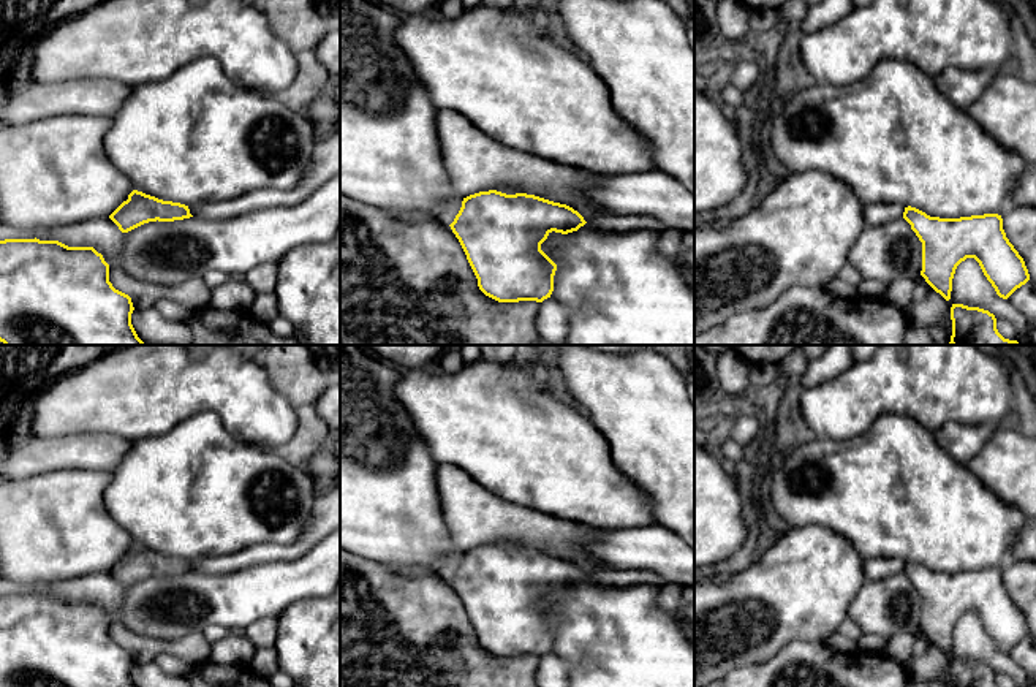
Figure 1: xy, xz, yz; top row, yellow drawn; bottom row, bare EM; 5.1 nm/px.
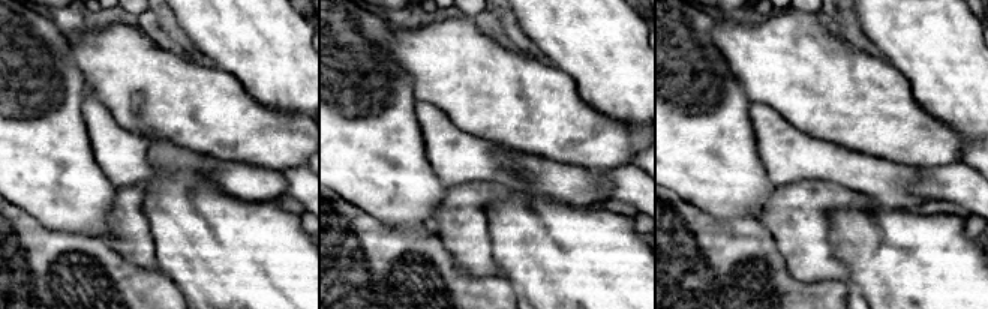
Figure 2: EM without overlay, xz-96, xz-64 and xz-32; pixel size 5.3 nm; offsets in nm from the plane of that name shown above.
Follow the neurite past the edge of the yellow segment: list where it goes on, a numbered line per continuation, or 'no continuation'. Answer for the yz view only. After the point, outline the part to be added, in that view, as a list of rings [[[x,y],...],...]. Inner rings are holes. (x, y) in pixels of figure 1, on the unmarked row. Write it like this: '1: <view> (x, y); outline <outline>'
no continuation

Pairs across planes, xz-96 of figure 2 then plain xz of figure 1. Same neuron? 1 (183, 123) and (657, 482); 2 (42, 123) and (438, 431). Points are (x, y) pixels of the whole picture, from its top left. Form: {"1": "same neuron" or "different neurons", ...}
{"1": "different neurons", "2": "different neurons"}

